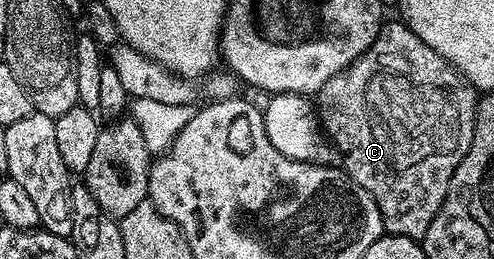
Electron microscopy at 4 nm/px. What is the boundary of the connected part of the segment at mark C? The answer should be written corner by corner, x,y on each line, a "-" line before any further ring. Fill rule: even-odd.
376,42
352,65
321,86
317,94
317,116
334,152
343,156
346,176
377,203
384,230
392,237
421,239
445,199
453,171
457,171
471,146
477,93
470,84
461,87
451,93
451,105
441,107
443,119
435,117
435,121
429,121
429,127
403,127
403,123
397,123
401,119
393,119
395,101
399,99
393,89
391,93
387,91
385,105
369,101
373,77
367,63
375,49

